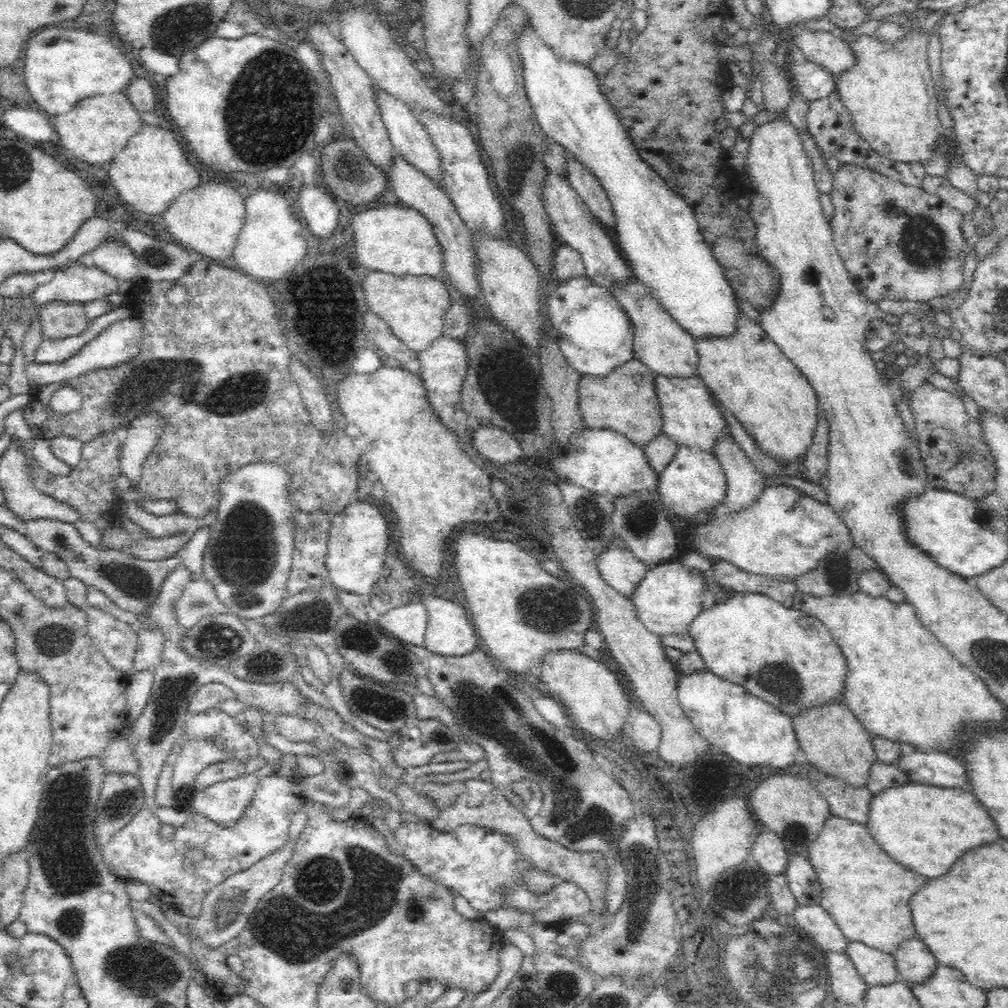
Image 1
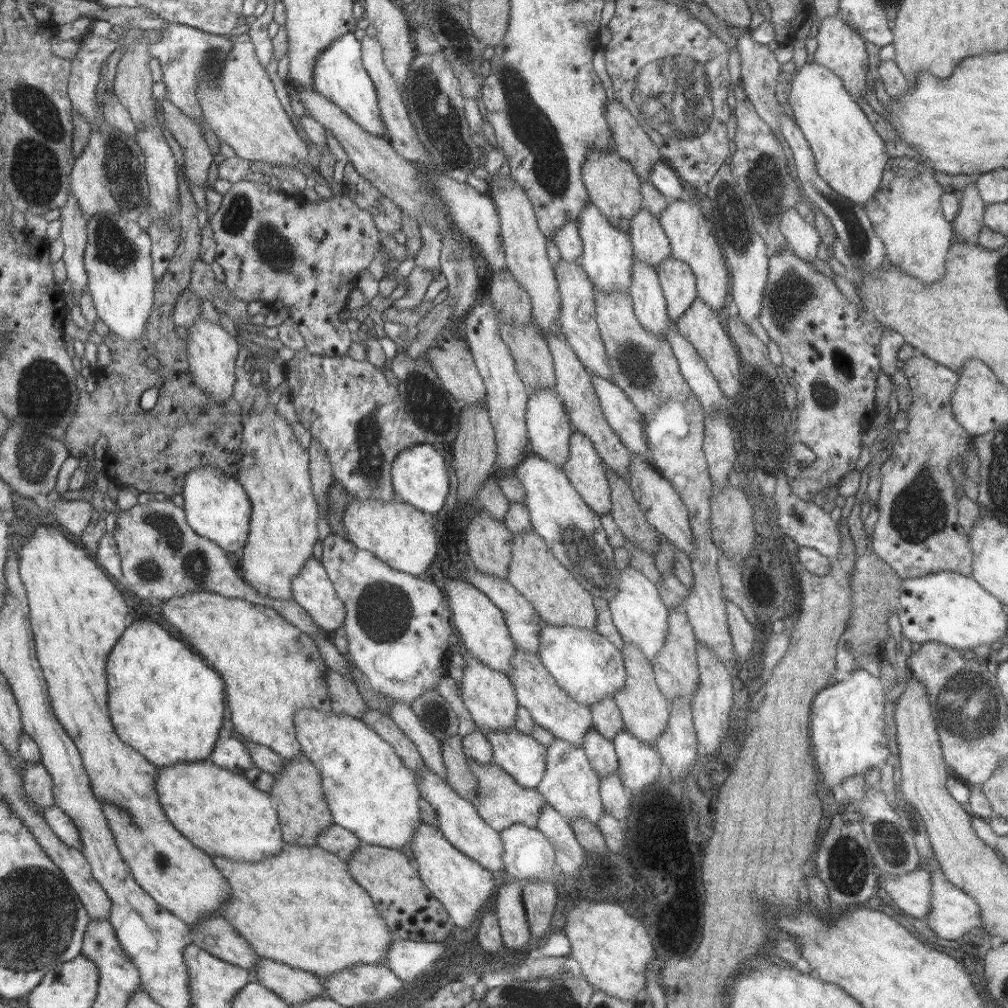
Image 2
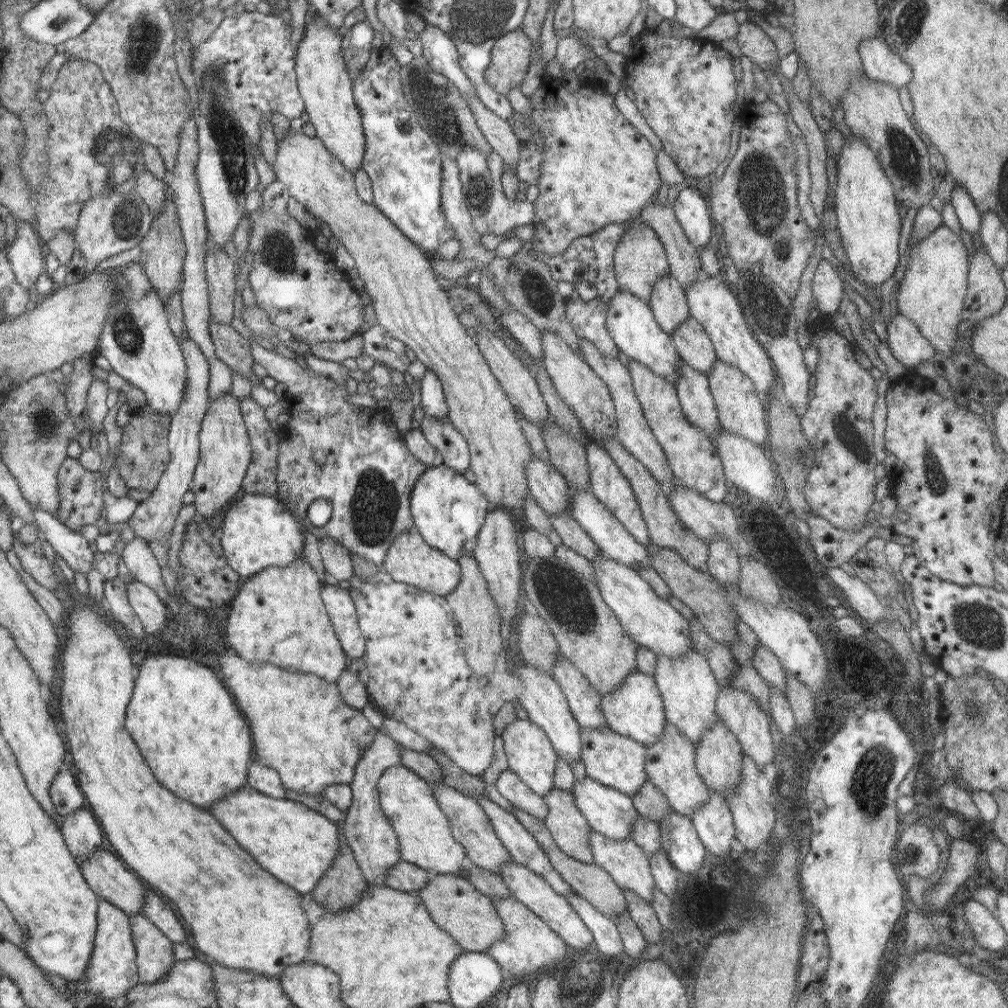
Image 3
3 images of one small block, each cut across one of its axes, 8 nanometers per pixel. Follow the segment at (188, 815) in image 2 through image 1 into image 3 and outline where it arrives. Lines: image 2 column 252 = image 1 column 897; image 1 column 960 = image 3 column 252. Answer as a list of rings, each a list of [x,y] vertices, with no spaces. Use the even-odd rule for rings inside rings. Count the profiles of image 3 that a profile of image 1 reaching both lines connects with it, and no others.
[[[245,786],[217,802],[211,812],[219,816],[219,820],[267,870],[303,894],[311,894],[319,888],[343,852],[343,832],[339,822],[305,802],[275,798],[253,786]]]

